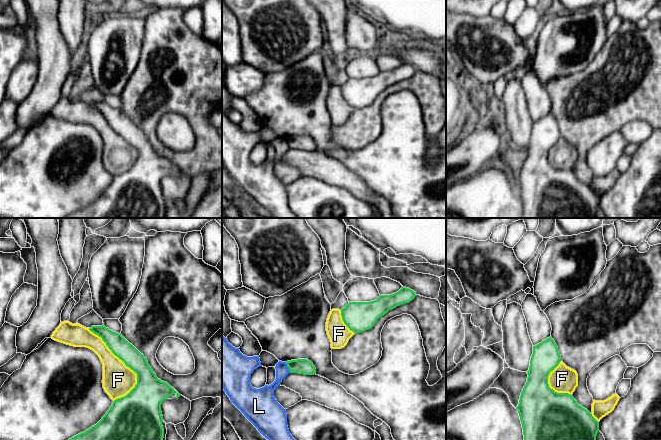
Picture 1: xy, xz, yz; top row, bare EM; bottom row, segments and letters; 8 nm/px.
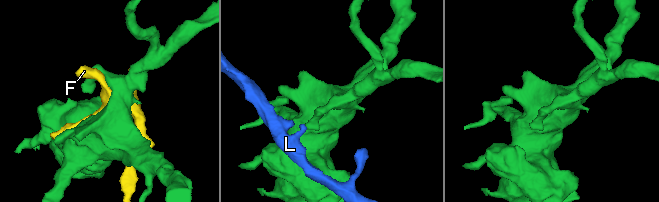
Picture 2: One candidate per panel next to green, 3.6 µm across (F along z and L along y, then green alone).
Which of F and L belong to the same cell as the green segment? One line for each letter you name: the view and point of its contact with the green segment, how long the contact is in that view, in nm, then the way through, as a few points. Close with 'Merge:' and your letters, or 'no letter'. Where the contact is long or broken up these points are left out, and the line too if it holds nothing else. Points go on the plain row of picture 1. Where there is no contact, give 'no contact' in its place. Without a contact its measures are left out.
Merge: no letter

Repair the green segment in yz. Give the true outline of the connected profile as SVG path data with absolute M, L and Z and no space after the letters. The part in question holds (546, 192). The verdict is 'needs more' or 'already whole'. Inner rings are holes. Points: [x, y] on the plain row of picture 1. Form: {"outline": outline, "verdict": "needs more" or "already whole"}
{"outline": "M549 113L533 122L527 158L516 183L524 218L596 218L599 198L568 169L557 169L549 163L548 152L561 138L555 117Z", "verdict": "already whole"}

